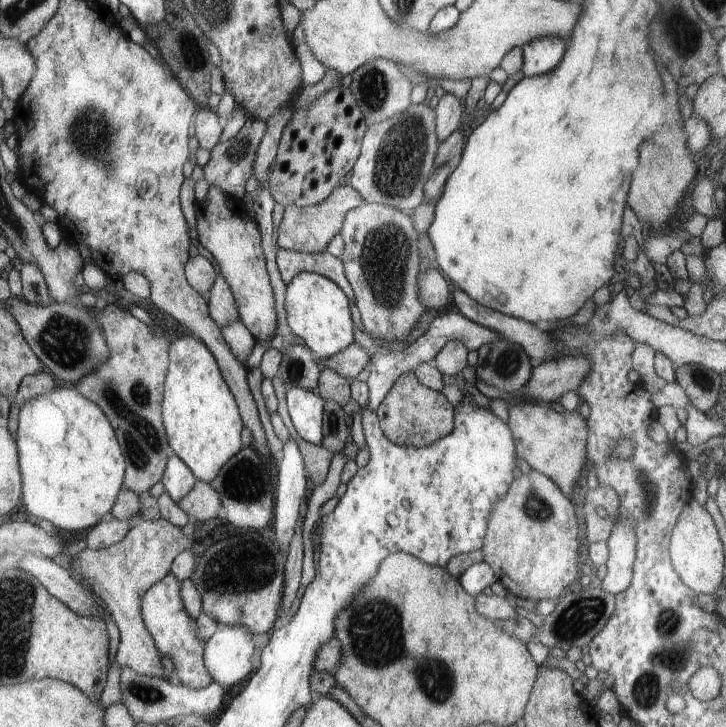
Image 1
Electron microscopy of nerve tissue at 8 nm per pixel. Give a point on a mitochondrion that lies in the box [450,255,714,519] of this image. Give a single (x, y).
(505, 365)

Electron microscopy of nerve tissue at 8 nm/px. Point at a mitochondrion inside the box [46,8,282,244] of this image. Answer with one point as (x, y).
(92, 133)

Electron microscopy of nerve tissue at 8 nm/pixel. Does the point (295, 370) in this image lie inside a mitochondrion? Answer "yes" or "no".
yes

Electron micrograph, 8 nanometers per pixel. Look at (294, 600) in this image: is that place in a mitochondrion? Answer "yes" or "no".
no

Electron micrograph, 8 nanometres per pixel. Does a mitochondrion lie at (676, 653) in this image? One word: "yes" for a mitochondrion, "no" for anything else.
yes

